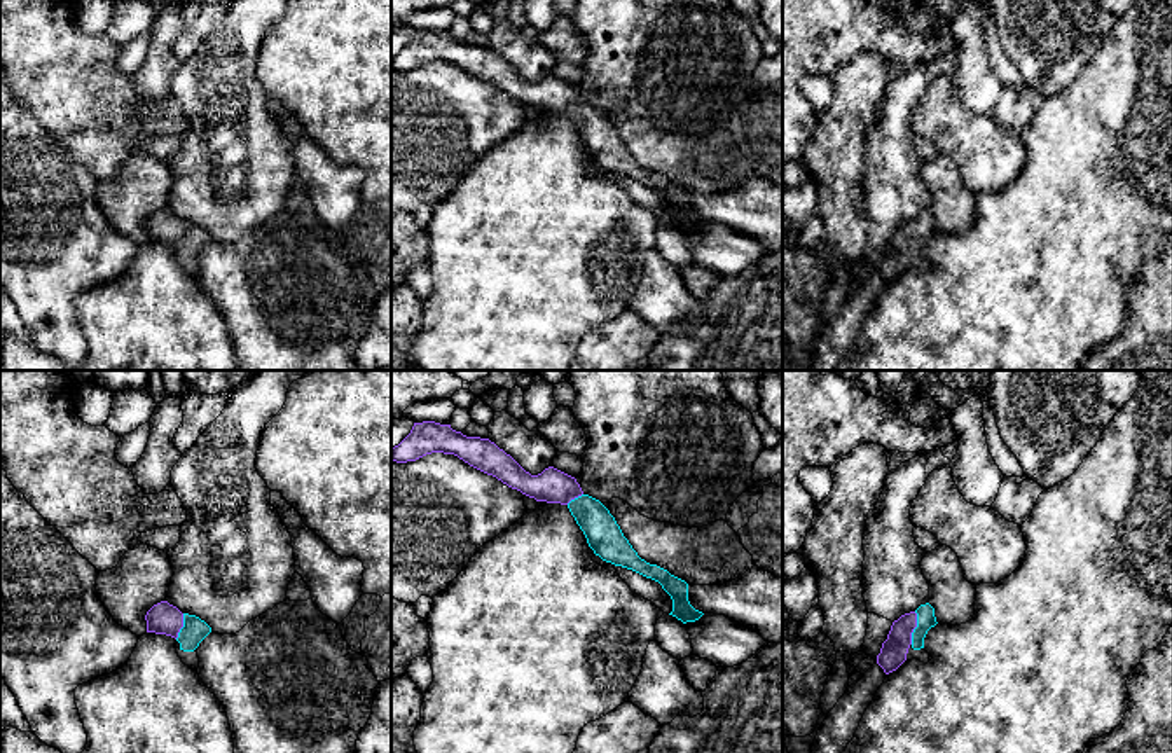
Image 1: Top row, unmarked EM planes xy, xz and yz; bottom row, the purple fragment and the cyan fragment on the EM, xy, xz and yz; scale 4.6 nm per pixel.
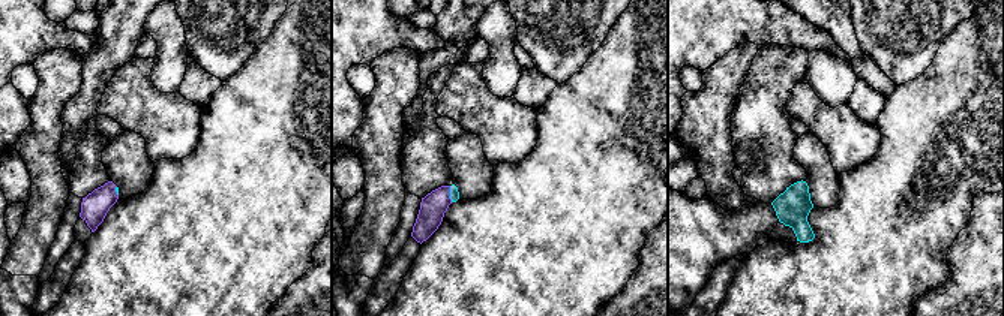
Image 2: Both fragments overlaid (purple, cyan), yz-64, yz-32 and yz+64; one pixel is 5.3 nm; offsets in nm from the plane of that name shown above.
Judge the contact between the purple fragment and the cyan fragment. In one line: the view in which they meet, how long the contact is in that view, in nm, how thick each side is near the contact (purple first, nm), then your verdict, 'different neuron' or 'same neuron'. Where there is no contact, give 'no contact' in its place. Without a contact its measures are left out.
contact in yz; length 150 nm; calibres 120 and 90 nm; same neuron

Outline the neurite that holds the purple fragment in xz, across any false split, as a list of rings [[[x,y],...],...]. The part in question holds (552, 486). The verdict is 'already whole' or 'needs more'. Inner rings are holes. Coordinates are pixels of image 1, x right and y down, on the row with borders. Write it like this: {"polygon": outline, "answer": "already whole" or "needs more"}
{"polygon": [[[435,421],[414,423],[410,433],[391,447],[391,461],[416,461],[431,452],[454,454],[470,466],[496,477],[536,501],[566,505],[596,556],[662,585],[672,599],[669,615],[683,624],[695,622],[704,615],[690,604],[688,584],[667,570],[641,559],[610,510],[599,500],[585,494],[575,477],[554,466],[531,475],[489,439],[466,437],[452,430],[451,425]]], "answer": "needs more"}

